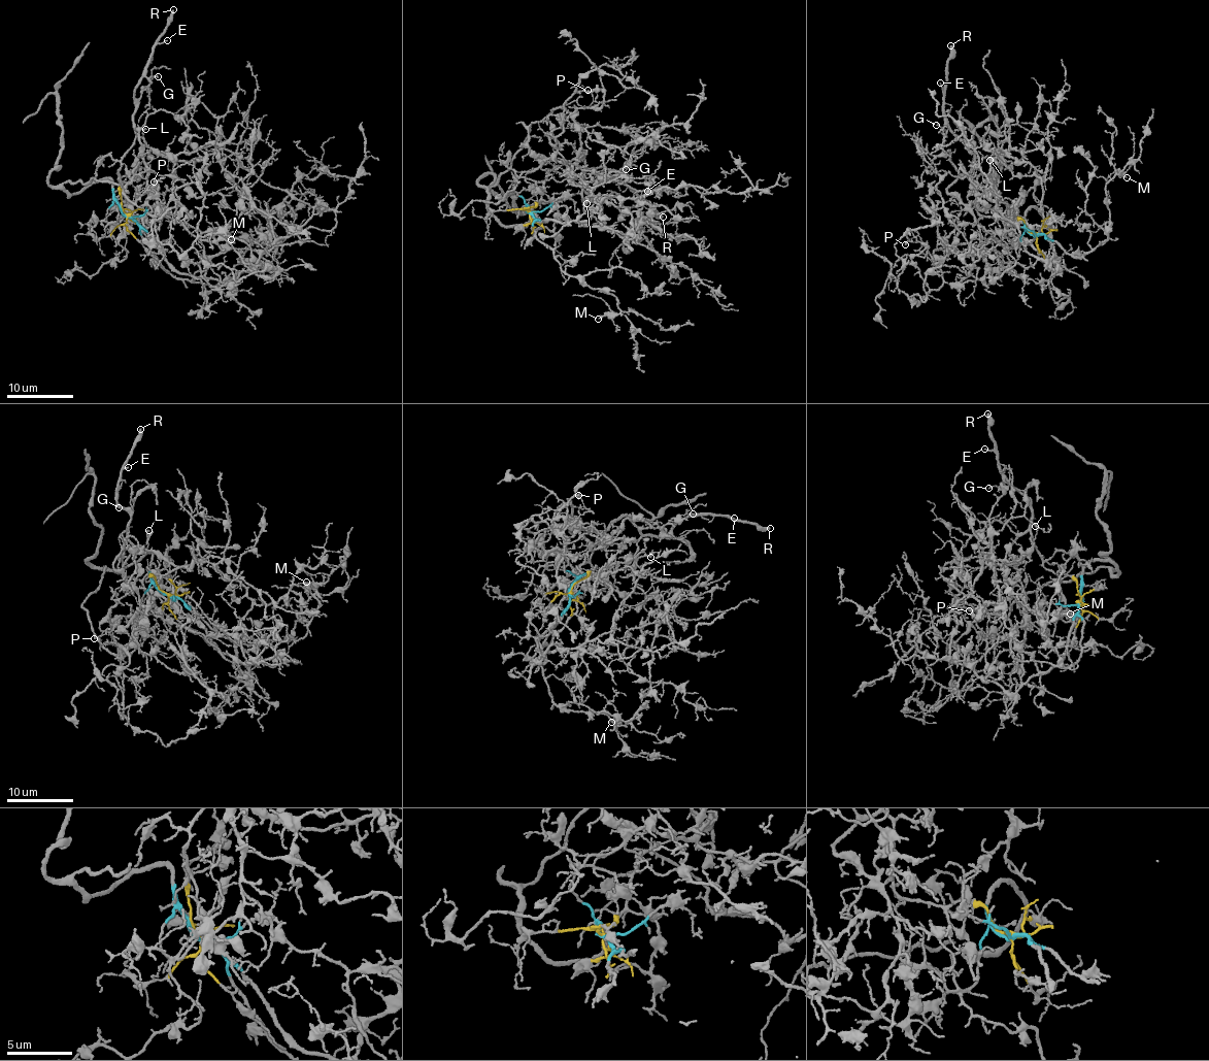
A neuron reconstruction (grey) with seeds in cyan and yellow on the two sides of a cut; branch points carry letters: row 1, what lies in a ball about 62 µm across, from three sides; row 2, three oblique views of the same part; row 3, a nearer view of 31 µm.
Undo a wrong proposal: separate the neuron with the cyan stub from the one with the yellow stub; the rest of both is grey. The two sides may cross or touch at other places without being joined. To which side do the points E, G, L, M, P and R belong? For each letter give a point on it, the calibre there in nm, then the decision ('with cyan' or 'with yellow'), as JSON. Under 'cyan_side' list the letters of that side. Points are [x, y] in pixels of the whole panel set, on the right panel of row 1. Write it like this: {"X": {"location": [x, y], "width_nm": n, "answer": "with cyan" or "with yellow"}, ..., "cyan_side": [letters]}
{"E": {"location": [940, 83], "width_nm": 120, "answer": "with yellow"}, "G": {"location": [936, 125], "width_nm": 110, "answer": "with yellow"}, "L": {"location": [989, 160], "width_nm": 120, "answer": "with yellow"}, "M": {"location": [1127, 177], "width_nm": 140, "answer": "with cyan"}, "P": {"location": [905, 244], "width_nm": 130, "answer": "with cyan"}, "R": {"location": [950, 45], "width_nm": 360, "answer": "with yellow"}, "cyan_side": ["M", "P"]}

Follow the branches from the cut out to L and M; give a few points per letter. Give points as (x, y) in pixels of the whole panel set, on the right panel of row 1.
L: (1034, 233), (1013, 216), (984, 218), (976, 209), (977, 180), (980, 174), (986, 173), (991, 159)
M: (1035, 234), (1050, 238), (1075, 257), (1094, 251), (1108, 235), (1107, 184), (1119, 173), (1127, 177)

